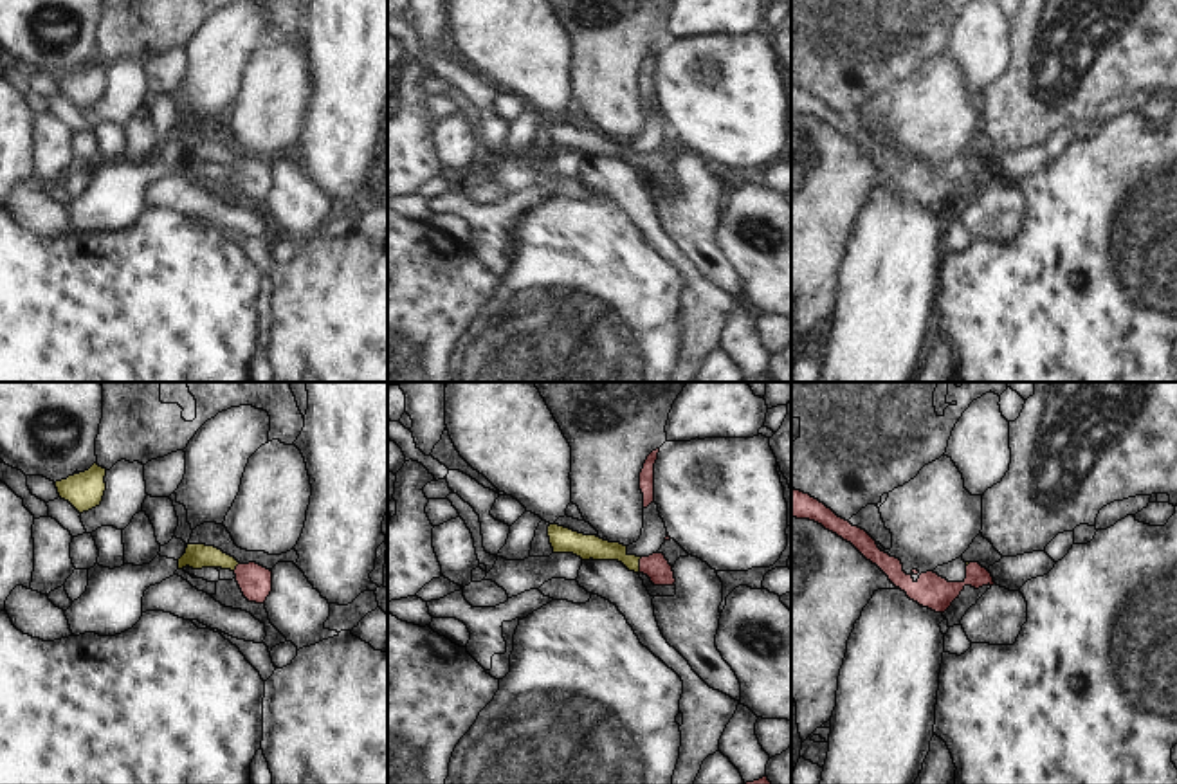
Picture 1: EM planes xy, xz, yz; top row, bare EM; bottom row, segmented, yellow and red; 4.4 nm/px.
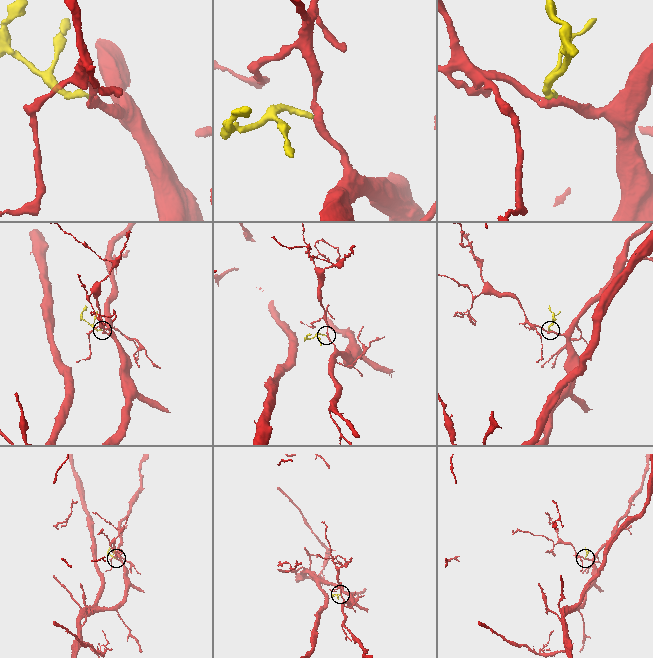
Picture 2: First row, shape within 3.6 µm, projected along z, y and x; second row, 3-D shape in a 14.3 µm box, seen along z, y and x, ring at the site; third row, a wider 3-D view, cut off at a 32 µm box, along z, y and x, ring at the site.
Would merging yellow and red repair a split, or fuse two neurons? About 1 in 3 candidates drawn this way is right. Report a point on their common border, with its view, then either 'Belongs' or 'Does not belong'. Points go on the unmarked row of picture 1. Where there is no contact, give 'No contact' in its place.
Touches yellow at xz (638, 161). Belongs

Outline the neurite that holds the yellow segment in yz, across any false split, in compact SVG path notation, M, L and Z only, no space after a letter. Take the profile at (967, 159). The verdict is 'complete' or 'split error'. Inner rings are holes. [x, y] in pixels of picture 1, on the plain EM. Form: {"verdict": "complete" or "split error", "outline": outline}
{"verdict": "split error", "outline": "M791 85L791 114L815 117L851 139L867 157L876 160L896 184L905 187L910 196L935 209L944 209L966 182L979 186L995 180L991 169L979 159L966 159L966 175L963 178L948 178L934 168L921 169L919 175L914 177L912 171L903 168L901 157L881 148L865 126L853 123L818 96L795 85Z"}

